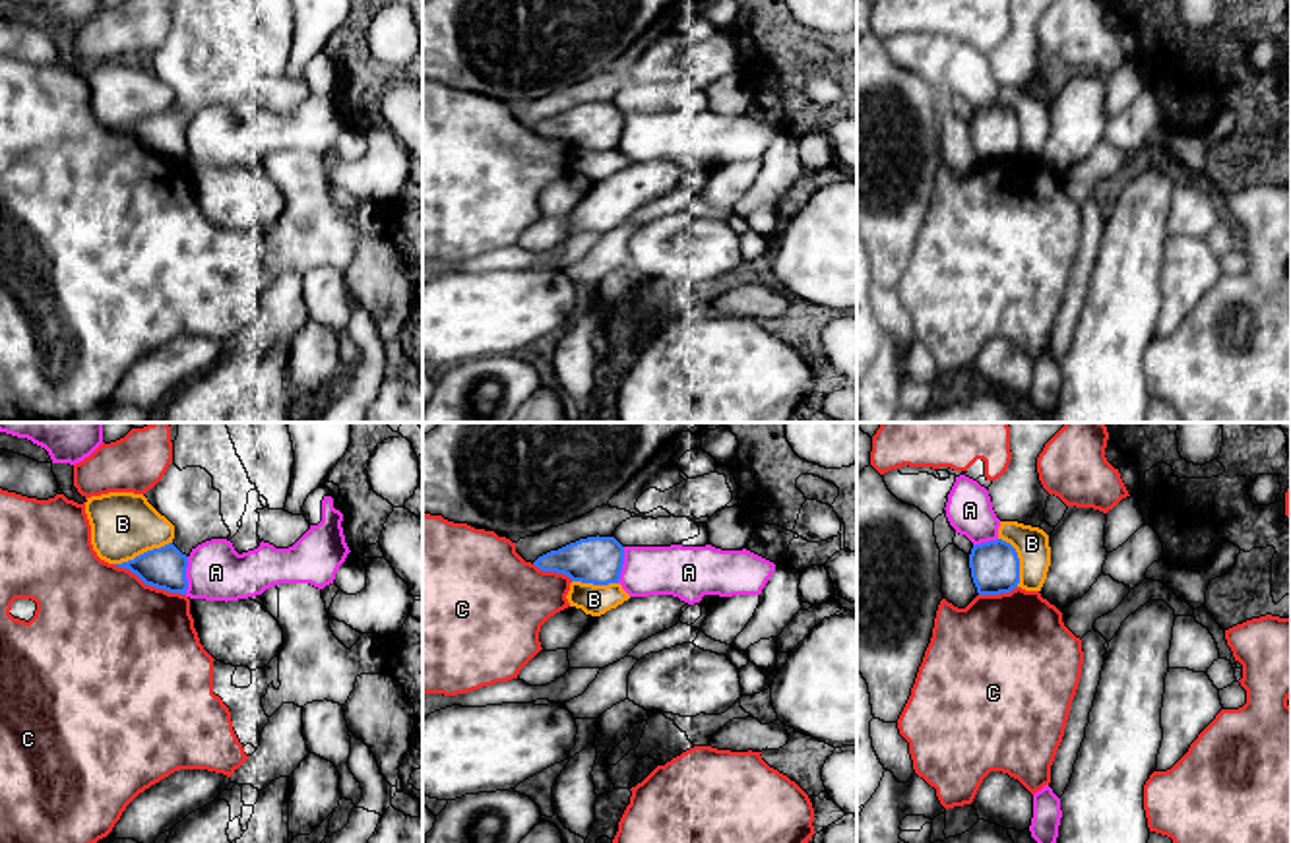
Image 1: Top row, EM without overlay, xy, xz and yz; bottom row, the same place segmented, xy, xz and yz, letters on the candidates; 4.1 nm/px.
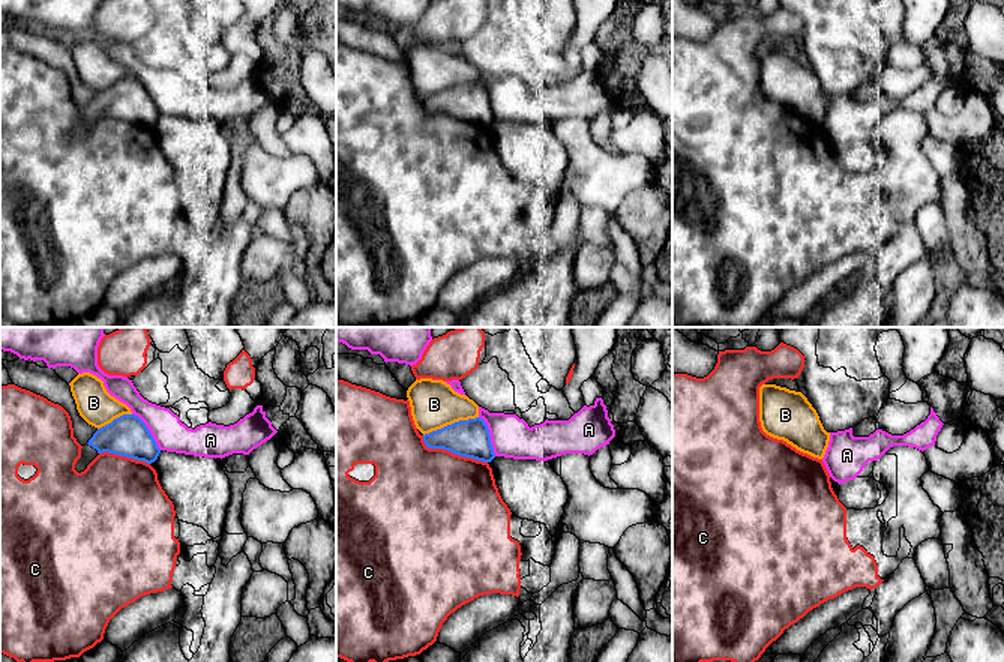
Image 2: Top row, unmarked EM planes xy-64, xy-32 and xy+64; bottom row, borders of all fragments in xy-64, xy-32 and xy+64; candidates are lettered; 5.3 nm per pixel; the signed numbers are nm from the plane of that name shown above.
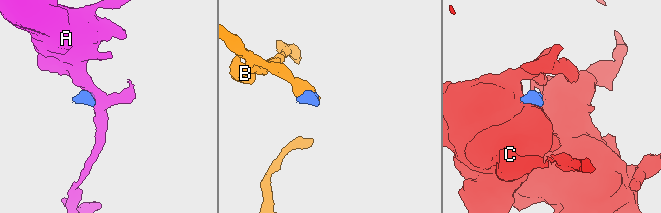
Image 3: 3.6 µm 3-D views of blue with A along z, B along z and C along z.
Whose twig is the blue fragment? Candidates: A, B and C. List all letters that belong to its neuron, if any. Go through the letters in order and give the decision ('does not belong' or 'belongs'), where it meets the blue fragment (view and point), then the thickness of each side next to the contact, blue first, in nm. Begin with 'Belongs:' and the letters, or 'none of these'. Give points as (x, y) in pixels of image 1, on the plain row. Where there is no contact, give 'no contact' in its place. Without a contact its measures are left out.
Belongs: none of these
A: does not belong; contact xy (185, 142); calibres 180 and 240 nm
B: does not belong; contact xy (144, 119); calibres 180 and 280 nm
C: does not belong; contact xy (150, 150); calibres 180 and 480 nm

